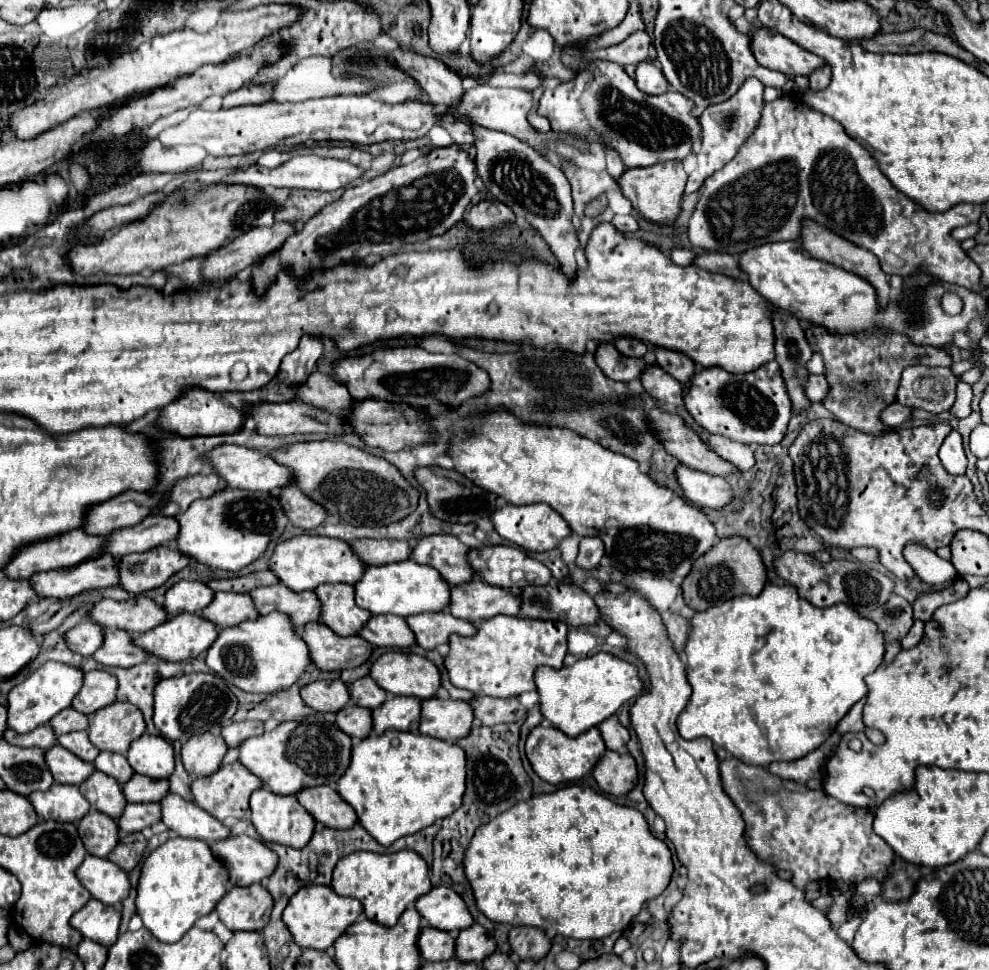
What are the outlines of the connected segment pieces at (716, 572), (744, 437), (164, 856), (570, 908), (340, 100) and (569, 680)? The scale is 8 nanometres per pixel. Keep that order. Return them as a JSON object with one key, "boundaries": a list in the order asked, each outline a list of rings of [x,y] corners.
{"boundaries":[[[[726,537],[720,539],[704,557],[696,559],[690,575],[682,583],[682,595],[688,607],[694,611],[704,611],[710,605],[720,605],[738,595],[756,597],[766,583],[766,567],[760,559],[760,553],[744,537]]],[[[776,361],[758,367],[752,373],[728,373],[722,367],[708,367],[694,373],[684,387],[684,405],[694,421],[712,435],[722,435],[738,443],[776,445],[786,433],[792,417],[790,399],[780,383],[780,367]]],[[[172,837],[144,859],[136,887],[136,913],[160,943],[176,943],[226,895],[226,881],[226,867],[212,855],[208,843]]],[[[568,785],[564,789],[558,789],[554,793],[548,795],[534,795],[528,801],[520,801],[516,805],[512,805],[508,811],[504,811],[502,815],[498,815],[496,819],[492,819],[490,823],[482,825],[474,837],[470,839],[466,853],[464,853],[464,875],[472,887],[474,899],[476,899],[476,907],[480,913],[484,913],[490,921],[500,923],[500,925],[510,925],[510,927],[536,927],[536,929],[552,929],[562,937],[570,937],[570,939],[602,939],[614,931],[624,931],[630,927],[632,919],[640,913],[644,901],[654,899],[658,895],[662,895],[662,891],[666,889],[670,875],[672,875],[674,867],[672,867],[672,853],[666,847],[664,841],[656,839],[650,831],[648,831],[648,823],[644,819],[644,815],[632,807],[624,807],[624,805],[616,805],[612,803],[608,797],[604,797],[602,793],[596,793],[594,789],[590,789],[588,785]]],[[[336,95],[322,99],[308,99],[302,103],[260,103],[260,105],[240,105],[232,109],[204,111],[192,109],[188,119],[164,129],[158,141],[166,147],[172,145],[200,145],[208,155],[242,155],[256,153],[264,149],[292,149],[306,141],[352,141],[360,145],[380,143],[386,139],[418,139],[424,137],[436,125],[436,109],[432,103],[404,101],[396,105],[386,105],[374,101],[368,95]]],[[[596,653],[586,659],[578,659],[570,667],[550,669],[538,667],[534,675],[536,691],[540,695],[540,713],[568,737],[576,737],[604,719],[614,715],[614,711],[632,697],[638,697],[644,691],[644,683],[638,677],[638,669],[618,657],[608,653]]]]}

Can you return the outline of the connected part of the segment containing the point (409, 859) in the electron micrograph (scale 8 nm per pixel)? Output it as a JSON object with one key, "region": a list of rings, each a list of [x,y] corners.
{"region":[[[402,849],[398,853],[390,855],[380,855],[380,853],[366,853],[366,851],[356,851],[344,859],[340,859],[332,871],[332,885],[334,893],[342,897],[352,897],[362,903],[364,915],[380,923],[384,927],[394,927],[406,905],[414,903],[420,895],[428,893],[432,889],[430,879],[428,879],[428,867],[424,859],[410,851]]]}

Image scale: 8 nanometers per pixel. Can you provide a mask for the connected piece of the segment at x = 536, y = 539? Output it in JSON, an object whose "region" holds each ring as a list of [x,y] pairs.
{"region":[[[532,503],[532,505],[500,505],[490,513],[490,521],[494,525],[494,529],[498,531],[500,537],[504,537],[506,541],[512,541],[514,545],[526,549],[526,551],[550,551],[554,549],[564,537],[570,535],[570,527],[564,523],[564,519],[552,511],[552,507],[548,507],[546,503]]]}

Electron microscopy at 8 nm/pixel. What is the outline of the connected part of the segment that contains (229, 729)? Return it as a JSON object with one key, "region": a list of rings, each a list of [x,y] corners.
{"region":[[[242,721],[242,723],[226,723],[220,731],[222,739],[226,741],[228,745],[228,752],[222,760],[222,765],[230,764],[238,759],[239,749],[238,745],[248,739],[248,737],[254,737],[254,735],[262,735],[264,731],[264,725],[262,723],[256,723],[256,721]]]}

